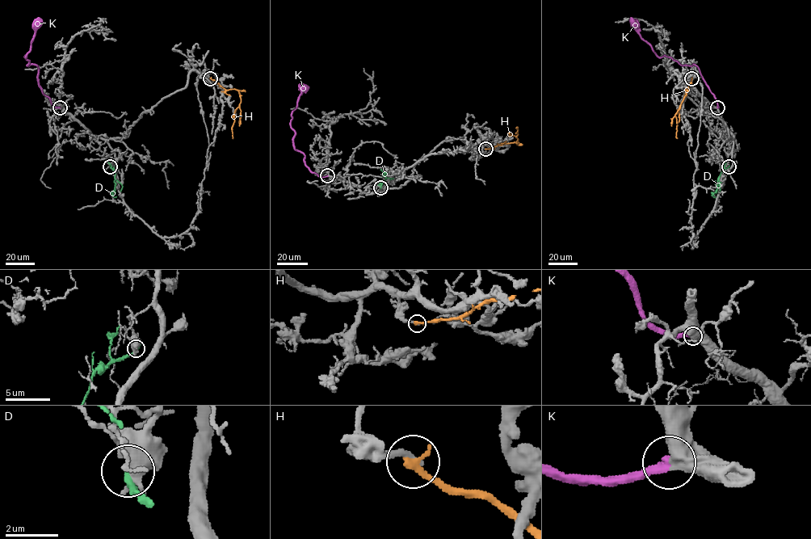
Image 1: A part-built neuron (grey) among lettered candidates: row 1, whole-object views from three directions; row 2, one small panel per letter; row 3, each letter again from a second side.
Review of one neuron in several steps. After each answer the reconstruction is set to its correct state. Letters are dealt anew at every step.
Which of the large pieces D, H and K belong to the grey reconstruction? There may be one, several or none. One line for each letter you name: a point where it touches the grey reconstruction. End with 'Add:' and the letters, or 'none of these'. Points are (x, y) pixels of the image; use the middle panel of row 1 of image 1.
K: Touches grey at (327, 175)
Add: K

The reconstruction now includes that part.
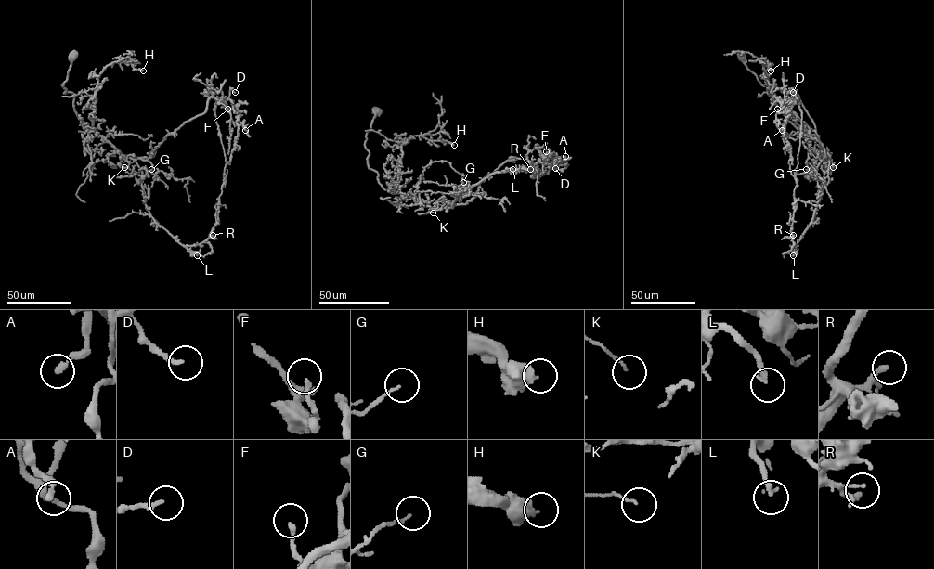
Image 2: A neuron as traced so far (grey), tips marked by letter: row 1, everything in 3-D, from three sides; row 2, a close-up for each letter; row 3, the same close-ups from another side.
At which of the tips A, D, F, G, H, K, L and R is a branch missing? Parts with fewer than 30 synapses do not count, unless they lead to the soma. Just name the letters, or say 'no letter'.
H, L, R

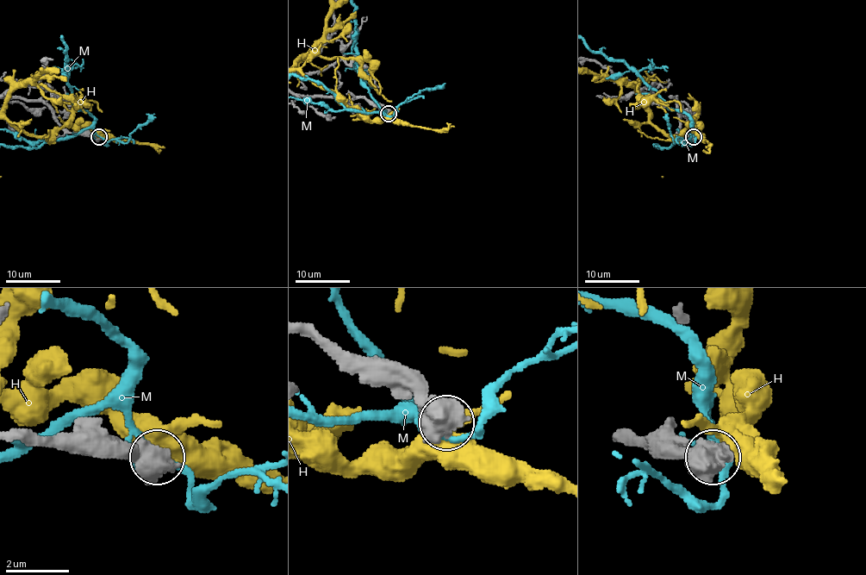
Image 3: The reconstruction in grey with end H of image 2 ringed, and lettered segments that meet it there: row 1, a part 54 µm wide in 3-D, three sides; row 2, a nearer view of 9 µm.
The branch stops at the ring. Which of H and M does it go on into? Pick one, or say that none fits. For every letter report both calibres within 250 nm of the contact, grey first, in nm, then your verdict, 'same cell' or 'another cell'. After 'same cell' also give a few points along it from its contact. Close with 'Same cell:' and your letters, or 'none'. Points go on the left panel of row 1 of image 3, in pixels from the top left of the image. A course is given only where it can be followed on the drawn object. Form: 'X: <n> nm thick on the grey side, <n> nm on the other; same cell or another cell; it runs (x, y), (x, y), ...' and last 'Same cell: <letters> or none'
H: 700 nm thick on the grey side, 600 nm on the other; another cell
M: 440 nm thick on the grey side, 160 nm on the other; another cell
Same cell: none

